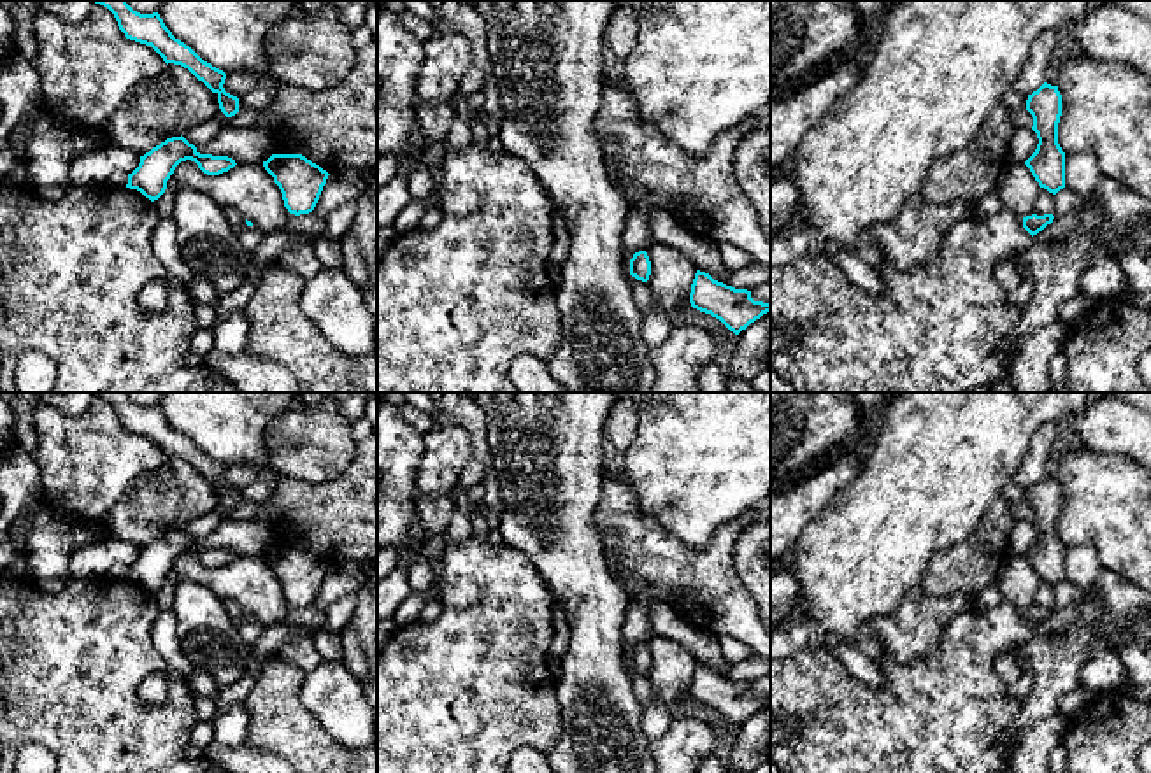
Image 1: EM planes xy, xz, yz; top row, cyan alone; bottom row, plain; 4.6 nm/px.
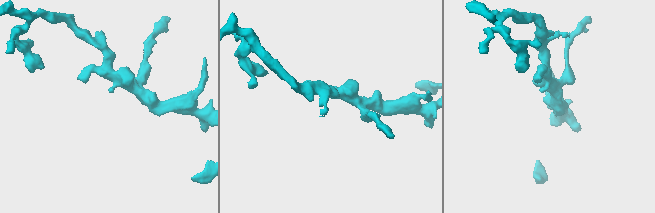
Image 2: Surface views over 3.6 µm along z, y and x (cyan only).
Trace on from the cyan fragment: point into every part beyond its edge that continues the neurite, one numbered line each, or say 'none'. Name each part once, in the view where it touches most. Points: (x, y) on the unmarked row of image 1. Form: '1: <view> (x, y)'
none

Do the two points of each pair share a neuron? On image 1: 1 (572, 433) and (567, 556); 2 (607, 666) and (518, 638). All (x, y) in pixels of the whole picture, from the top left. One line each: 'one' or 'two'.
1: one
2: two

